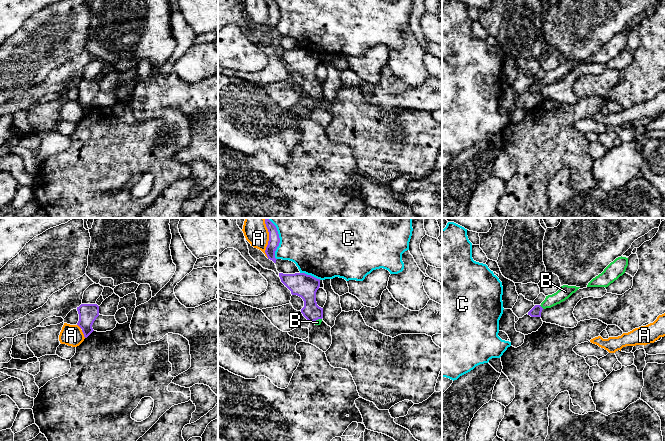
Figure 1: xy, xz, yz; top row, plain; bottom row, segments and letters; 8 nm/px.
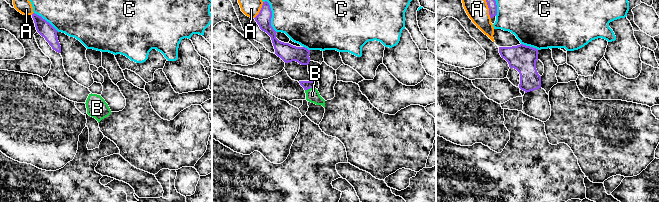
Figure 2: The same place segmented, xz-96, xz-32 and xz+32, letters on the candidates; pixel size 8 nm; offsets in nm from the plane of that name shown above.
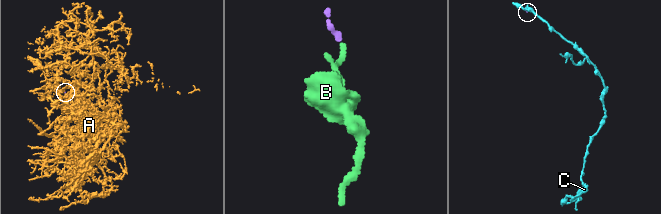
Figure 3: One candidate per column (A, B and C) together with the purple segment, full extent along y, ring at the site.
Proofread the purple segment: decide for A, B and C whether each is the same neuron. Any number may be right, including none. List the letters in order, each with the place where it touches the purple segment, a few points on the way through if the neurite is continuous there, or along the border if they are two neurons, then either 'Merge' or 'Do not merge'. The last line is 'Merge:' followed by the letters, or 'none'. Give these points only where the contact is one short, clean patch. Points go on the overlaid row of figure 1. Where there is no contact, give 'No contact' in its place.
A: Touches purple at xz (269, 238). Do not merge
B: Touches purple at yz (540, 306). Path across: yz (536, 311), (540, 306), (557, 298), (565, 291). Merge
C: Touches purple at xz (279, 239). Do not merge
Merge: B

